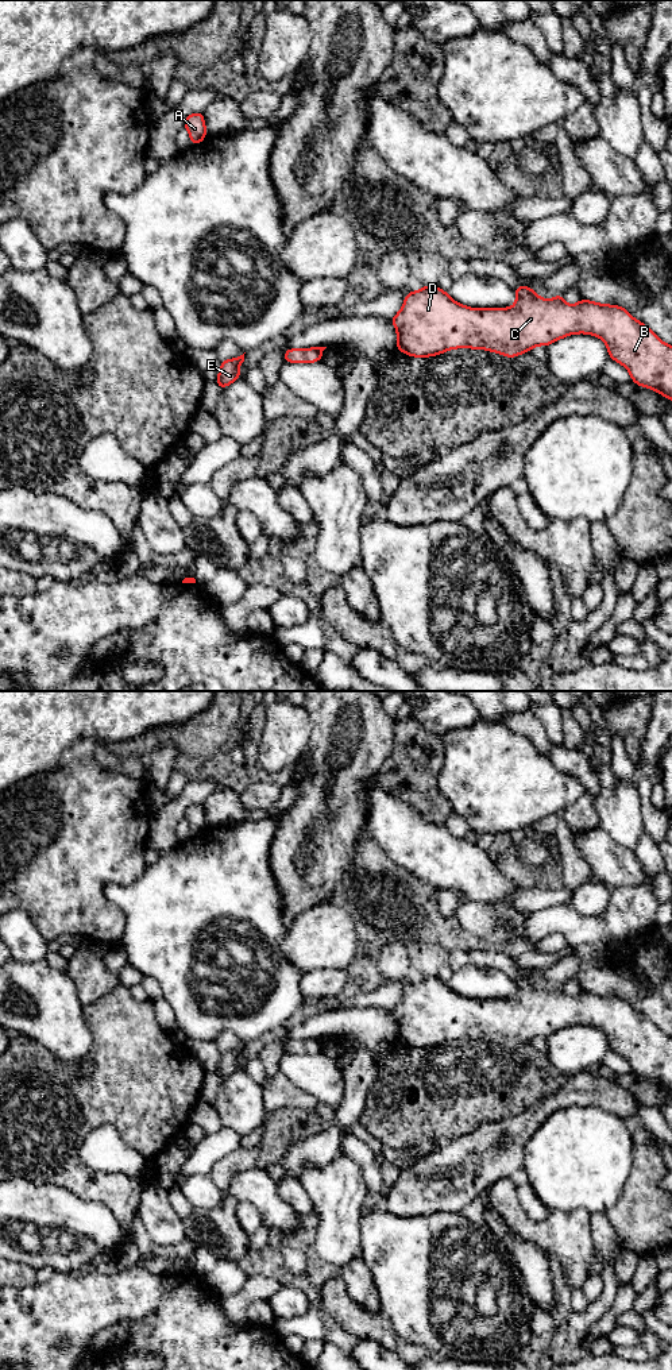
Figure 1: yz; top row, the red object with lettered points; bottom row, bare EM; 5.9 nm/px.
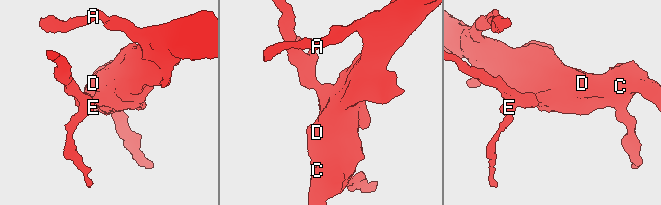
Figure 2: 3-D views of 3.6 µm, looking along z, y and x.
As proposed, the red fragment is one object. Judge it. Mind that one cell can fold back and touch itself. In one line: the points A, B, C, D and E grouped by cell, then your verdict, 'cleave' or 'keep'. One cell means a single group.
groups A B C D E; keep

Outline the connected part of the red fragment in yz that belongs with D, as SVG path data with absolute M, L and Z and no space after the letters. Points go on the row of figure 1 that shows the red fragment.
M435 285L409 292L401 310L390 319L397 329L398 352L428 358L466 347L514 358L529 352L536 346L547 347L568 335L587 333L605 341L610 359L626 367L636 385L672 400L672 346L660 340L623 306L598 304L584 298L569 305L561 294L556 294L553 300L545 300L525 285L520 285L514 292L517 301L513 306L486 309L464 306Z

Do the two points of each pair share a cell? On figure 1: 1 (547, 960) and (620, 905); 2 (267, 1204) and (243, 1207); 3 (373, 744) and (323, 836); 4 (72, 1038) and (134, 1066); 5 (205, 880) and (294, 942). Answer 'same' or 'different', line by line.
1: different
2: different
3: same
4: different
5: different

